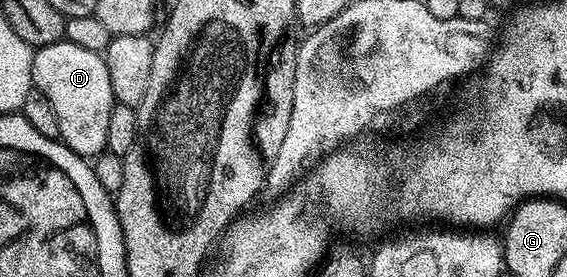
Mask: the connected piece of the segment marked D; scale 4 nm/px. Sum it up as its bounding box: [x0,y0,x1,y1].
[32,38,116,158]

